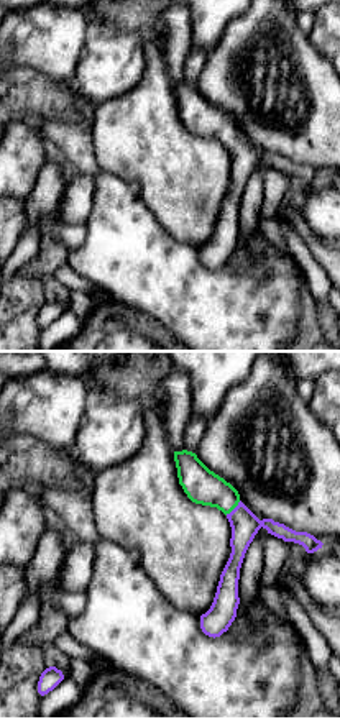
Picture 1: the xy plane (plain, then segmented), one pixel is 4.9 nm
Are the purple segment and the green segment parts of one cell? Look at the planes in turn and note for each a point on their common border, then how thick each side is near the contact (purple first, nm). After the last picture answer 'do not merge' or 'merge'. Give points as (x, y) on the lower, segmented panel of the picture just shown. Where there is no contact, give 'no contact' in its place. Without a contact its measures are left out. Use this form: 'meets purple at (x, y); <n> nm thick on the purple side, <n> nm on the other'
meets purple at (234, 509); 140 nm thick on the purple side, 180 nm on the other

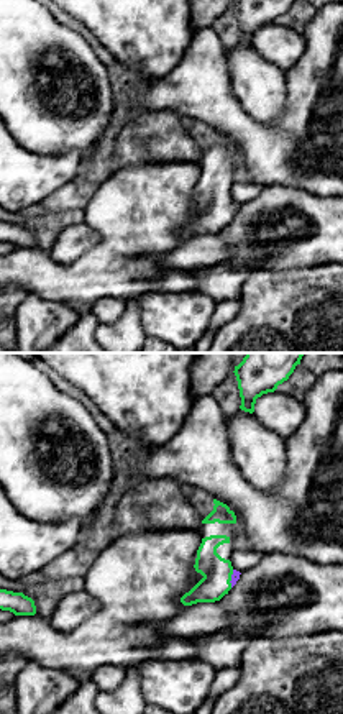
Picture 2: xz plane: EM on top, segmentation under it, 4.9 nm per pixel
meets purple at (232, 578); 50 nm thick on the purple side, 150 nm on the other

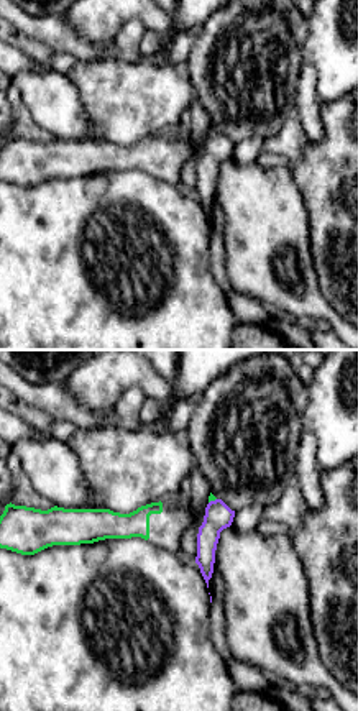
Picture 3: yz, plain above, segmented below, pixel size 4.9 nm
meets purple at (212, 501); 140 nm thick on the purple side, 30 nm on the other

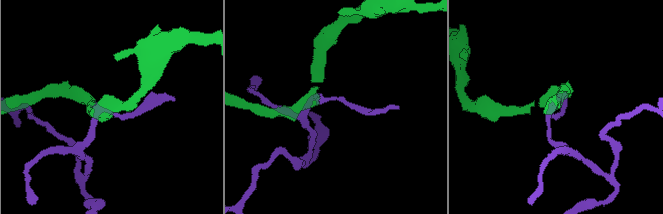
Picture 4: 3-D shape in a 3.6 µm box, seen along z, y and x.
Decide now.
merge

